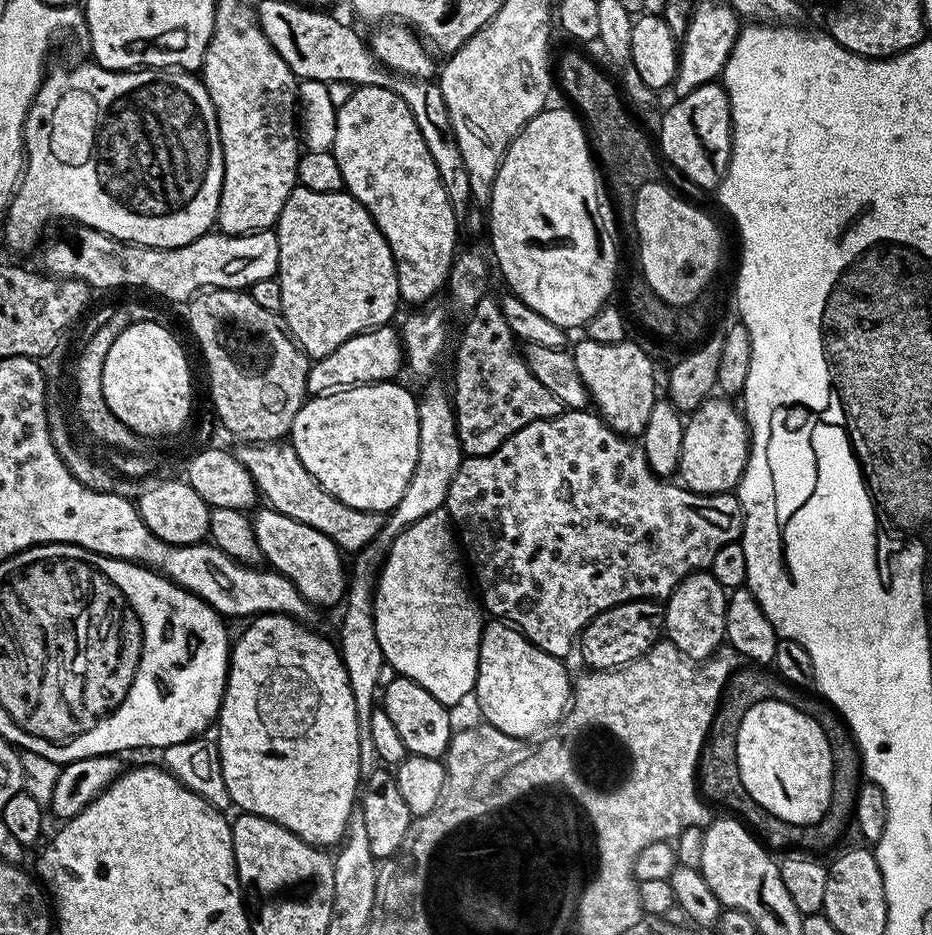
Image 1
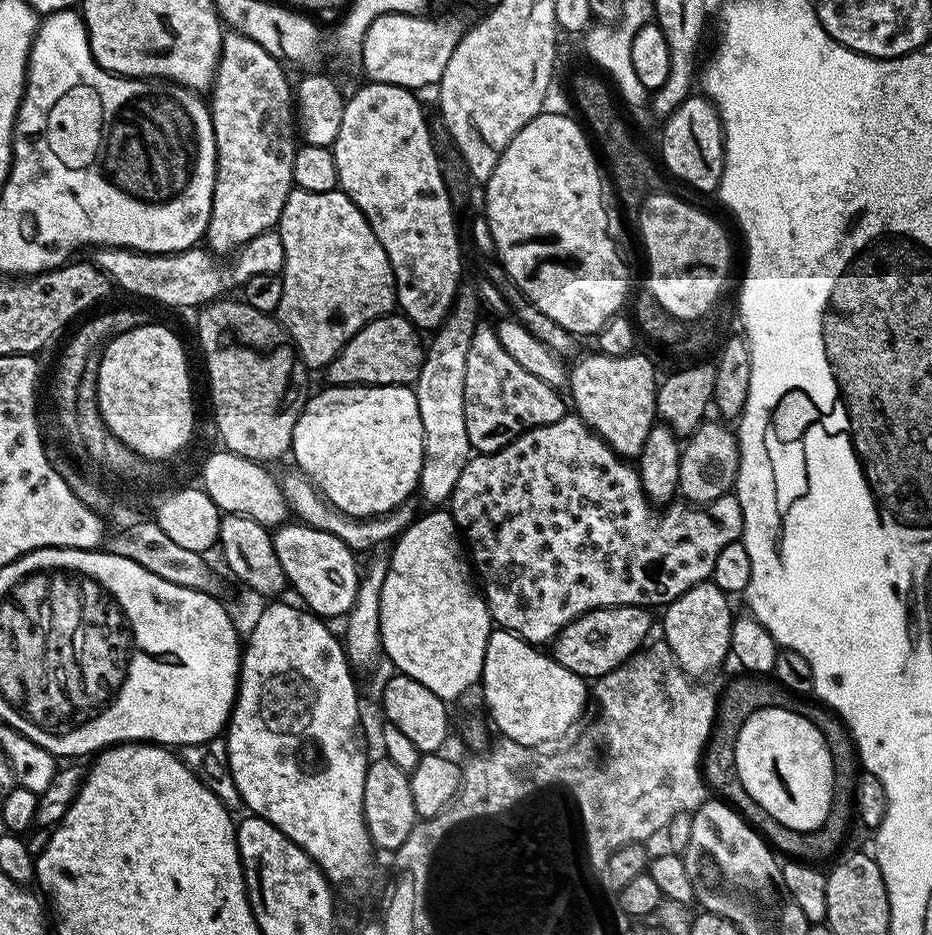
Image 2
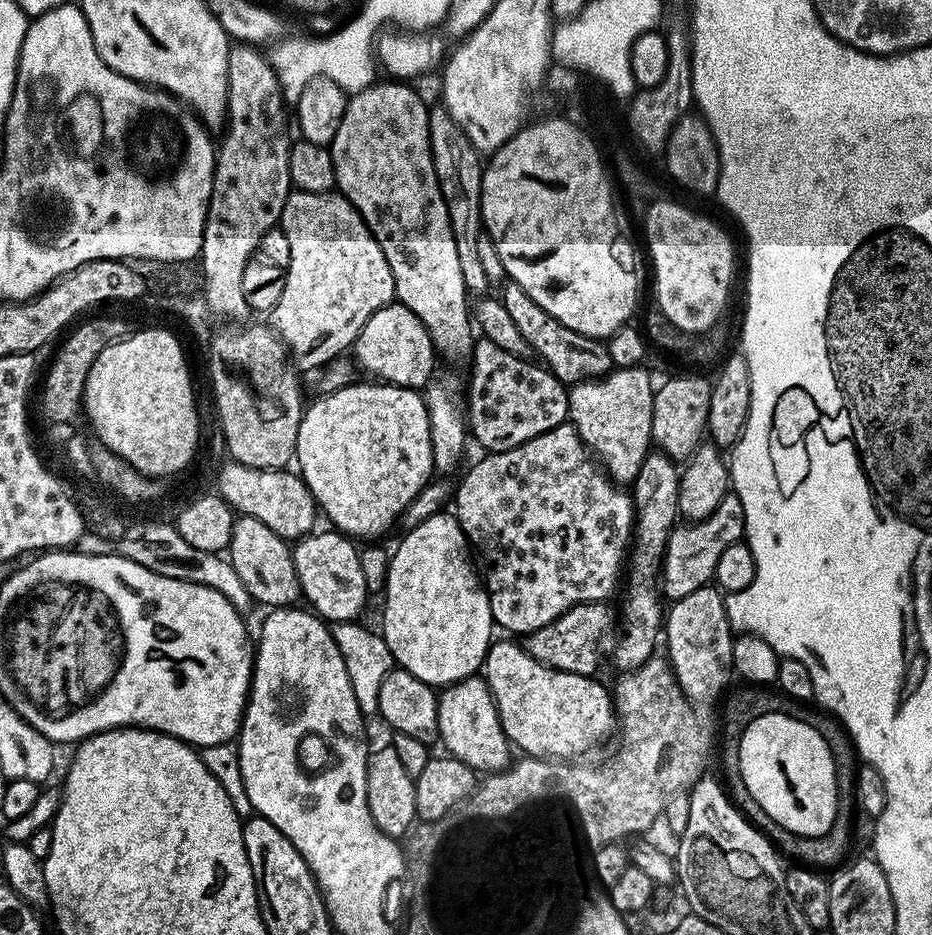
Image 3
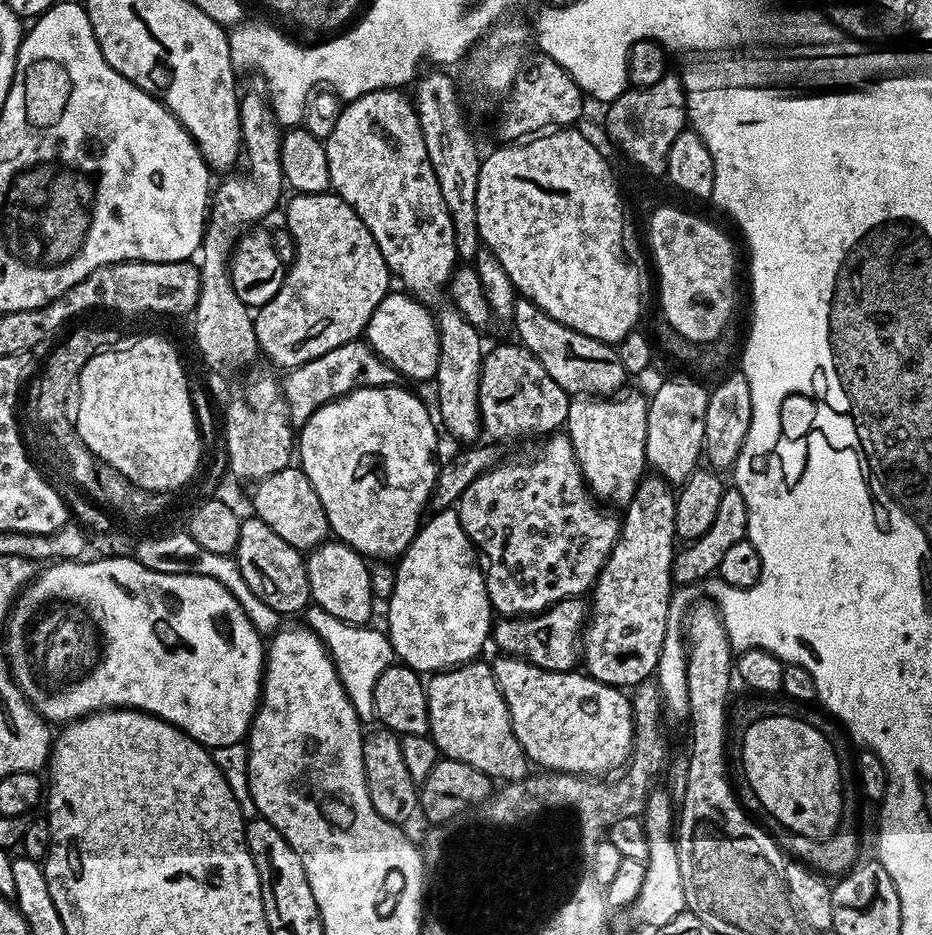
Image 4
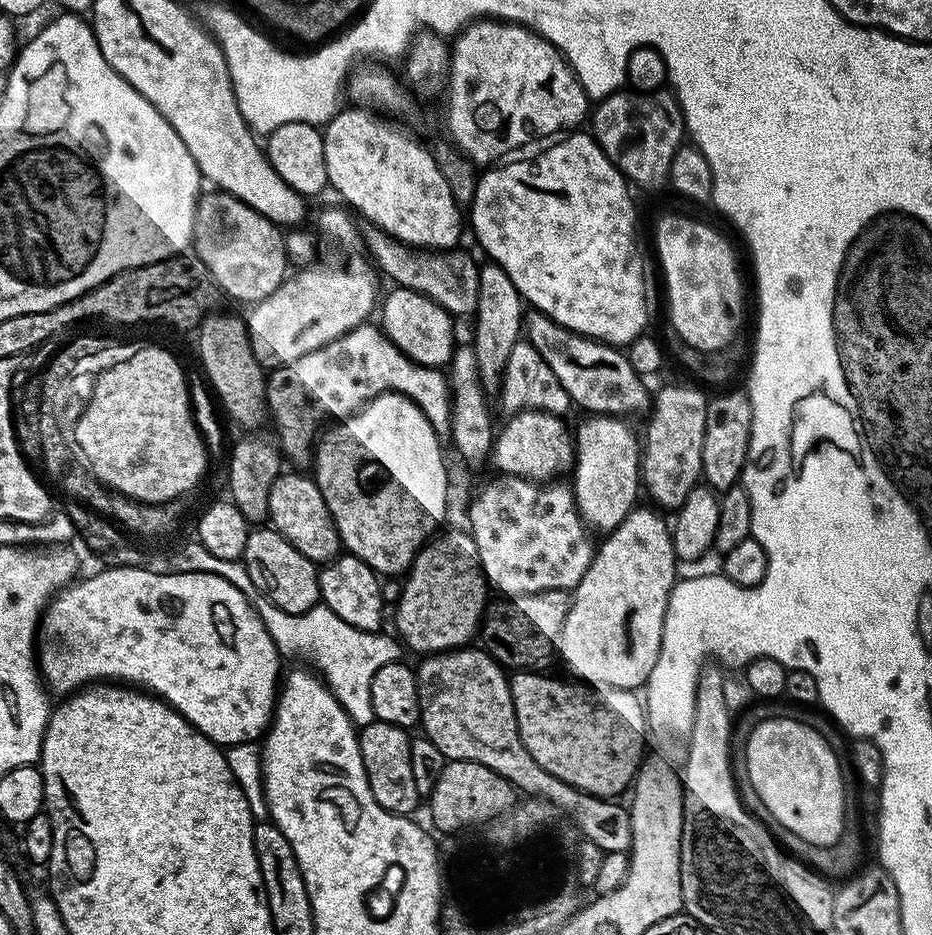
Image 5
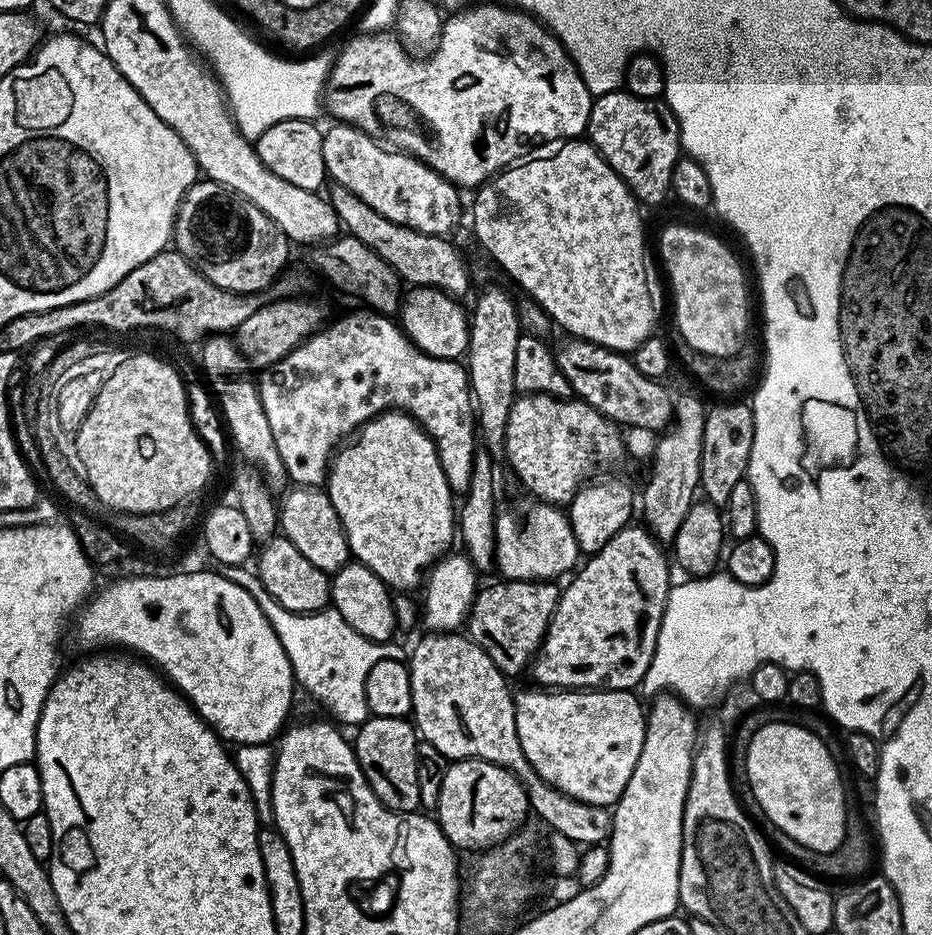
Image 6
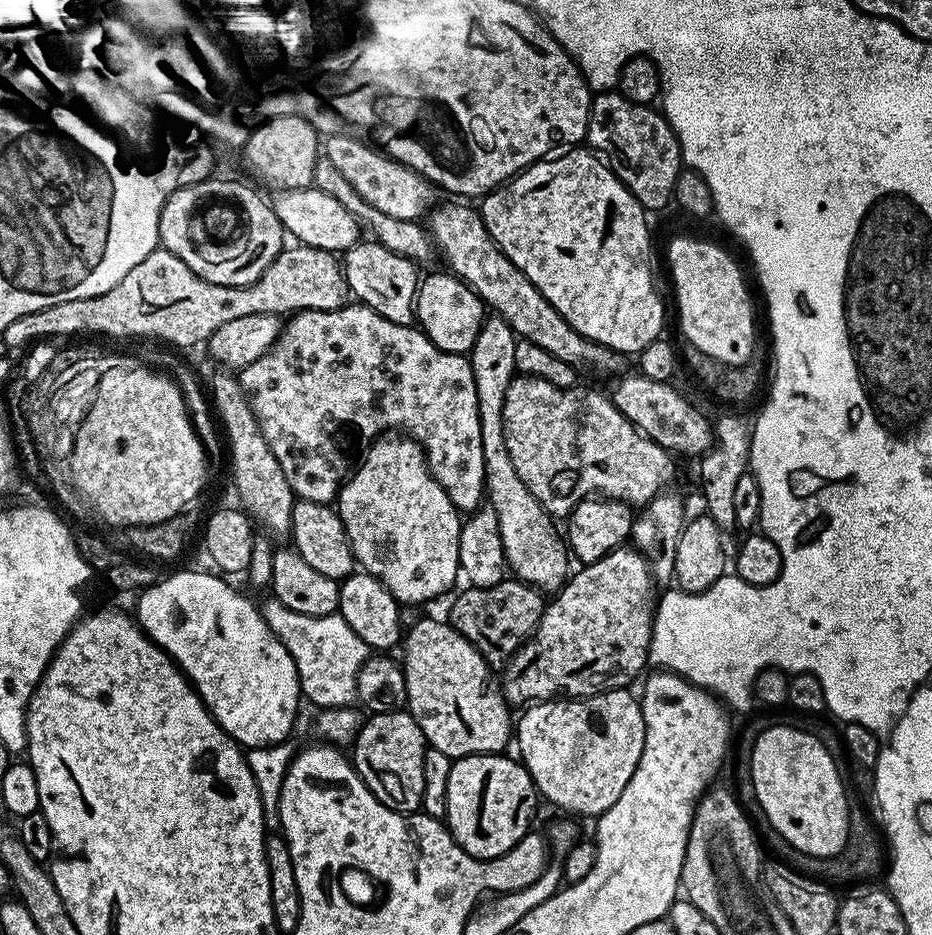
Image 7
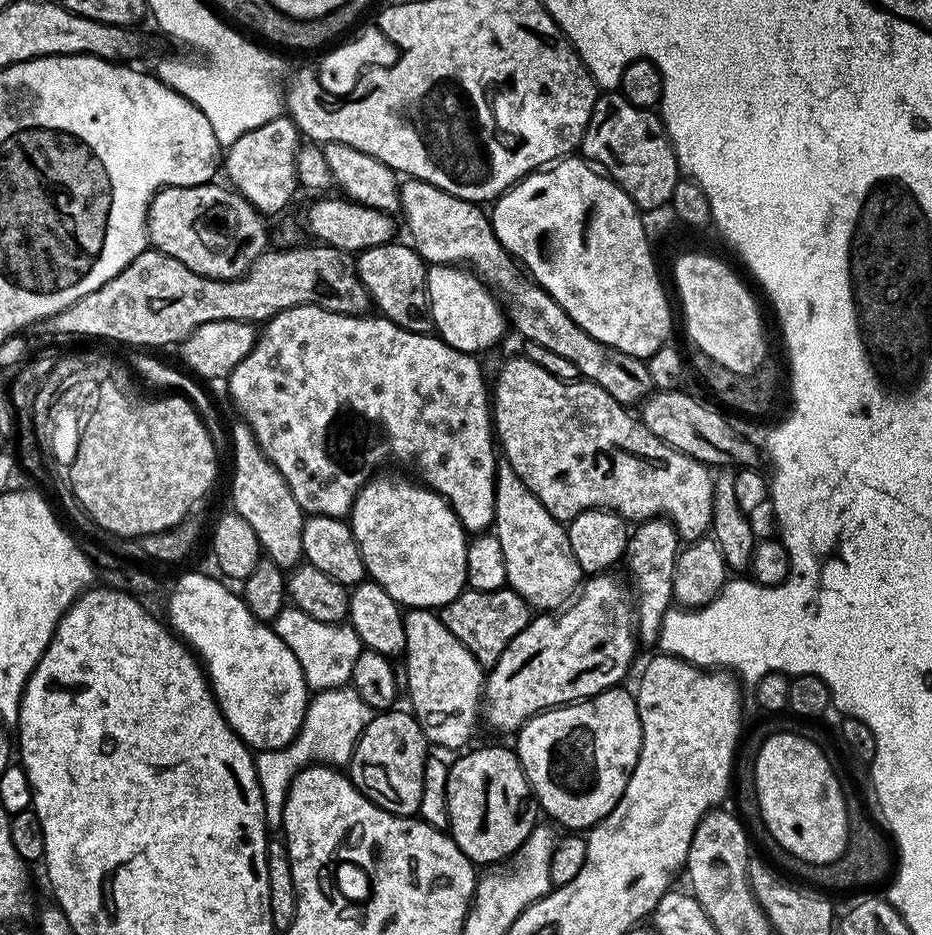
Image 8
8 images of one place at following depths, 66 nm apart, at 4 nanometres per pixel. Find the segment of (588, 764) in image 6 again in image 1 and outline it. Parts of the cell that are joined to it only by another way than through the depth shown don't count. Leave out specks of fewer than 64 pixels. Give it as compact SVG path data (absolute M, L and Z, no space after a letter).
M485 623L480 639L478 674L474 689L474 701L476 700L484 715L481 717L502 730L502 734L510 734L523 740L535 737L535 732L543 733L559 725L570 707L574 687L570 676L568 680L564 663L561 657L546 654L538 646L534 646L511 624Z

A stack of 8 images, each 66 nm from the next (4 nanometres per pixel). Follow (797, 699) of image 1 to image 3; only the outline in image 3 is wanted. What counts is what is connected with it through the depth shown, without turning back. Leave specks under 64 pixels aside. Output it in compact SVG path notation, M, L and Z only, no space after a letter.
M740 686L737 692L731 692L729 691L722 700L724 713L720 716L720 768L728 775L726 791L732 803L772 841L773 845L785 857L787 857L786 855L797 856L800 859L797 861L801 865L813 870L825 870L824 868L832 867L832 869L835 869L845 859L843 856L848 852L848 839L852 836L854 769L858 764L858 753L847 728L835 716L825 711L823 707L817 706L812 702L803 705L802 719L810 726L814 726L814 730L818 730L818 734L822 734L822 738L830 746L830 754L836 759L836 786L840 790L840 807L836 809L836 817L826 834L821 836L799 836L793 832L788 832L786 826L778 826L774 822L774 818L770 818L770 814L766 814L766 810L762 810L762 806L758 806L758 802L754 802L754 794L750 794L750 790L746 790L746 782L742 782L738 771L740 767L740 739L742 734L746 730L746 726L750 726L750 722L754 722L754 718L762 718L762 714L770 714L777 711L777 693L775 691L772 693L772 690L764 686Z

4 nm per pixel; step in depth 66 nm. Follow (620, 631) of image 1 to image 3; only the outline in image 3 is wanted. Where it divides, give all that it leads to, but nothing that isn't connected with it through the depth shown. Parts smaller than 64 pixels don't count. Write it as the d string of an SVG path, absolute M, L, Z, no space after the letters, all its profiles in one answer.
M604 602L576 604L566 614L523 637L522 647L540 664L579 676L595 677L600 668L600 643L611 637L612 612Z

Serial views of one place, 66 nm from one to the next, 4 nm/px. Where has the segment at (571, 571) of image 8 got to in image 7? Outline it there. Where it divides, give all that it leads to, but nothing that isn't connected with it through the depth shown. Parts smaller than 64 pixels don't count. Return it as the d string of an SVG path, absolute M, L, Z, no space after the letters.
M489 315L478 330L478 338L470 353L474 370L474 386L478 390L478 418L482 422L482 456L486 466L484 487L486 500L498 514L498 526L502 534L502 546L508 559L511 575L525 584L533 584L545 594L555 594L569 579L568 560L570 549L565 537L556 533L553 517L530 494L530 486L518 478L510 450L506 450L504 433L504 407L506 390L510 390L512 377L517 375L514 362L514 346L518 337L516 331L503 318Z

